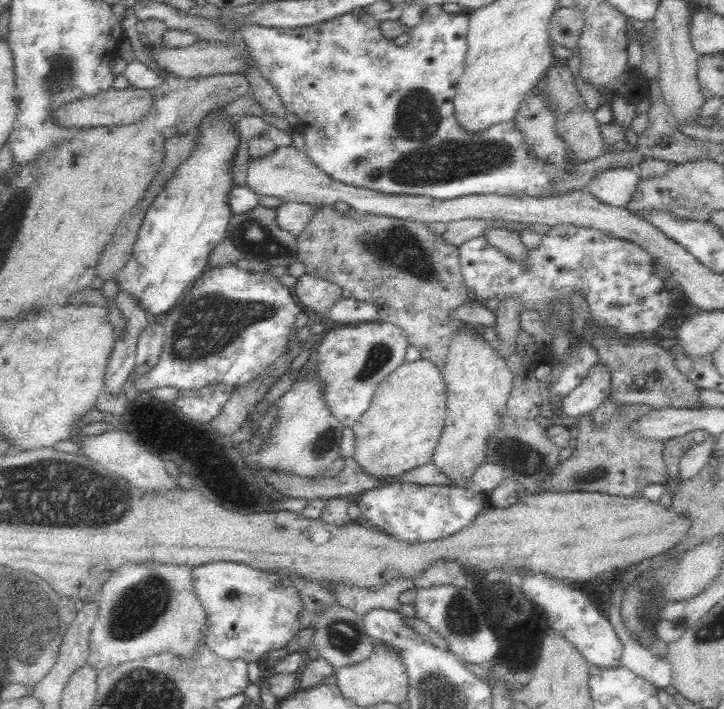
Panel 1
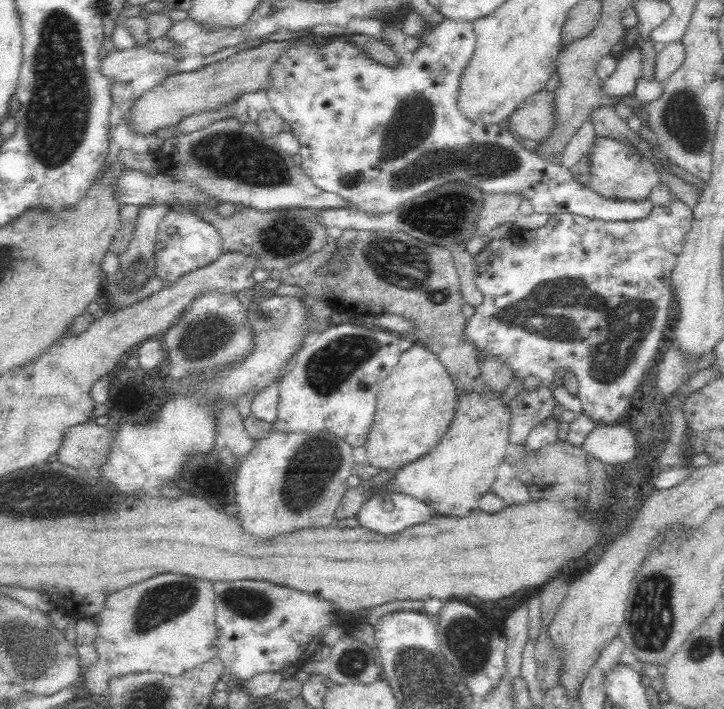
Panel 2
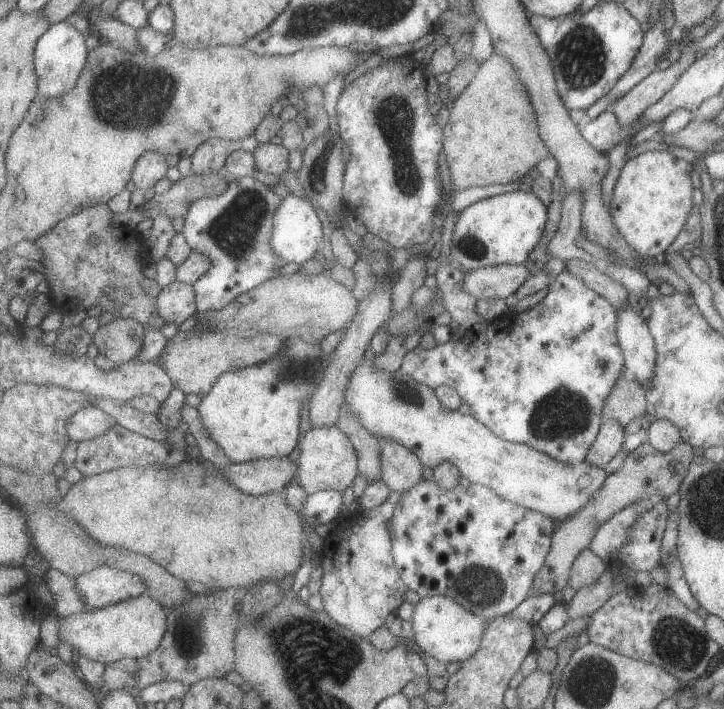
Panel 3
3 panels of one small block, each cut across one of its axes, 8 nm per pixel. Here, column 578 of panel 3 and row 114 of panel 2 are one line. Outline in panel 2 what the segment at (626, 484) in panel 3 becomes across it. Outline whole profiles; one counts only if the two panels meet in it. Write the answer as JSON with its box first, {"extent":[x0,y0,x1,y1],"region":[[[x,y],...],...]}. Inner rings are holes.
{"extent":[503,91,554,140],"region":[[[541,91],[528,98],[503,123],[512,135],[520,139],[544,140],[554,126],[554,94]]]}

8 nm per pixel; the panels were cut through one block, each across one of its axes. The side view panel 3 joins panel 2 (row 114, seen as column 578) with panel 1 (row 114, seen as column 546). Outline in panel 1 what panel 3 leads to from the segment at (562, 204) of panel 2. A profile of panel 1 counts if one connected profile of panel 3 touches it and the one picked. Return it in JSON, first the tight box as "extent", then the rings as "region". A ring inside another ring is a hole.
{"extent":[219,5,571,200],"region":[[[441,5],[428,7],[421,15],[420,23],[410,28],[410,42],[405,46],[397,46],[394,42],[388,41],[381,36],[378,23],[372,15],[359,14],[358,10],[350,11],[326,21],[316,24],[289,27],[271,28],[256,24],[246,24],[242,17],[232,11],[232,7],[222,7],[219,16],[225,22],[233,22],[237,26],[234,32],[235,37],[240,38],[248,48],[251,60],[260,75],[268,80],[268,83],[276,90],[280,101],[284,104],[286,114],[294,114],[299,118],[297,131],[304,136],[305,151],[312,163],[322,172],[333,179],[347,185],[354,185],[358,188],[377,190],[381,193],[395,195],[412,195],[421,197],[432,197],[438,200],[450,200],[466,196],[467,194],[500,194],[504,196],[520,196],[542,198],[559,197],[567,195],[571,191],[555,192],[553,184],[562,176],[563,170],[556,169],[552,163],[546,163],[544,159],[538,159],[535,154],[529,151],[529,144],[524,142],[524,135],[515,123],[515,120],[506,120],[490,126],[480,132],[468,132],[456,120],[454,109],[454,98],[457,94],[459,80],[464,75],[466,68],[466,54],[468,52],[468,17],[460,13],[446,13],[442,11]]]}

